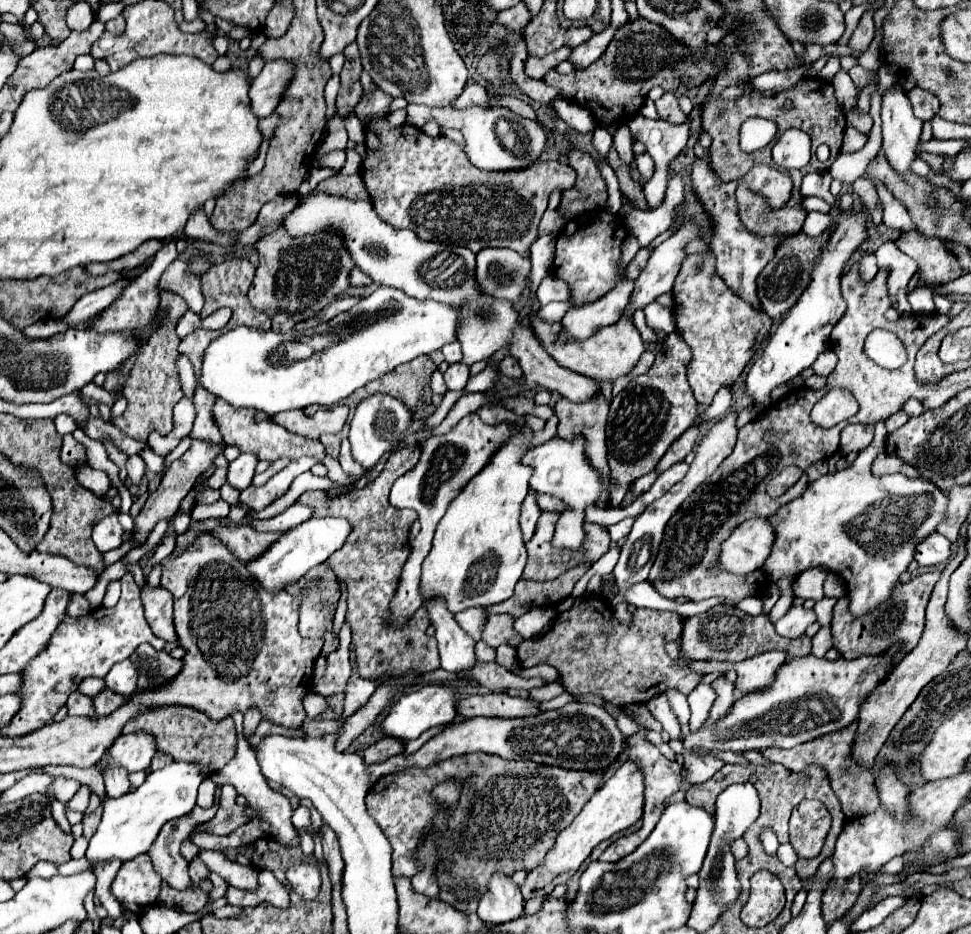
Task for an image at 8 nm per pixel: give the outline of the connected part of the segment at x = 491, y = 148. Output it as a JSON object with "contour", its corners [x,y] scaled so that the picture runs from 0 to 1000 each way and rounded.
{"contour":[[[421,111],[417,116],[419,120],[419,133],[423,135],[429,135],[429,137],[436,137],[436,133],[444,126],[448,128],[452,135],[458,135],[458,137],[469,137],[473,139],[477,146],[479,146],[479,165],[483,169],[483,173],[495,182],[512,182],[512,184],[520,184],[520,182],[539,182],[541,178],[547,178],[559,163],[559,156],[561,156],[561,150],[563,150],[563,143],[561,139],[557,137],[555,139],[555,150],[545,150],[545,161],[543,161],[543,169],[532,169],[528,167],[526,163],[522,163],[512,143],[510,143],[510,131],[514,126],[520,126],[520,128],[528,128],[530,122],[524,120],[522,116],[516,116],[516,113],[508,113],[508,116],[493,116],[493,113],[487,113],[487,116],[479,116],[479,118],[469,118],[469,116],[442,116],[442,113],[432,113],[432,111]]]}

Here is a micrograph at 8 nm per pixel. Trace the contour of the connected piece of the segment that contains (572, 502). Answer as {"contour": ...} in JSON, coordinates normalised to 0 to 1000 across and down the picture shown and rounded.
{"contour":[[[570,469],[549,482],[545,482],[539,490],[541,499],[549,501],[549,510],[545,514],[547,525],[555,525],[561,529],[570,529],[576,531],[582,540],[584,546],[578,548],[576,559],[574,559],[574,567],[570,574],[570,585],[572,587],[590,587],[594,589],[600,582],[602,570],[600,570],[600,550],[605,542],[611,542],[613,535],[621,533],[627,535],[627,522],[629,516],[621,514],[617,510],[617,505],[605,495],[602,488],[602,473],[600,469],[592,469],[592,471],[580,471],[580,469]]]}

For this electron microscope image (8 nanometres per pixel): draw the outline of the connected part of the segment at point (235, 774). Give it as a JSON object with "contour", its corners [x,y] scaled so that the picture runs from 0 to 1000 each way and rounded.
{"contour":[[[243,761],[239,766],[239,769],[242,773],[242,779],[245,786],[244,807],[240,809],[240,814],[238,814],[234,820],[230,820],[228,827],[221,827],[217,835],[219,835],[221,839],[238,839],[238,842],[244,846],[244,850],[252,852],[254,859],[256,859],[263,867],[269,869],[269,876],[279,880],[279,895],[281,895],[283,901],[287,901],[287,904],[291,904],[291,906],[296,906],[296,908],[308,906],[308,901],[306,901],[306,889],[304,889],[304,884],[302,884],[302,880],[300,880],[302,865],[300,865],[298,857],[296,857],[291,850],[279,846],[277,839],[275,839],[275,835],[271,833],[271,829],[269,829],[269,824],[267,824],[267,818],[265,818],[265,814],[263,814],[263,807],[261,807],[261,803],[258,803],[254,790],[252,790],[252,786],[250,786],[251,766]]]}

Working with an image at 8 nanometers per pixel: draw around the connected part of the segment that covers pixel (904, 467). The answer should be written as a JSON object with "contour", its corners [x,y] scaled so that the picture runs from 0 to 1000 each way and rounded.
{"contour":[[[905,486],[899,495],[899,510],[911,510],[911,507],[932,507],[934,512],[946,512],[944,503],[936,497],[932,497],[928,490]]]}

